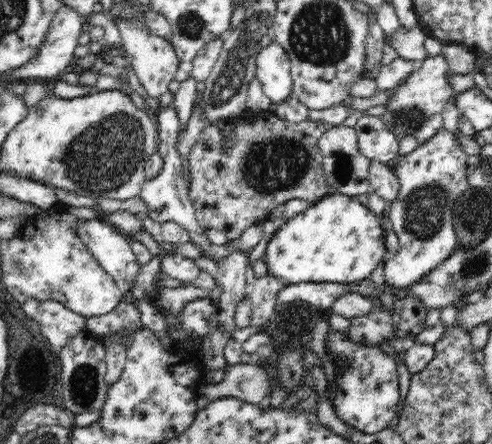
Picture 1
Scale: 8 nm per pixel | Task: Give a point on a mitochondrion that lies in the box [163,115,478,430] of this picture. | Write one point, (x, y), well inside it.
(272, 165)

